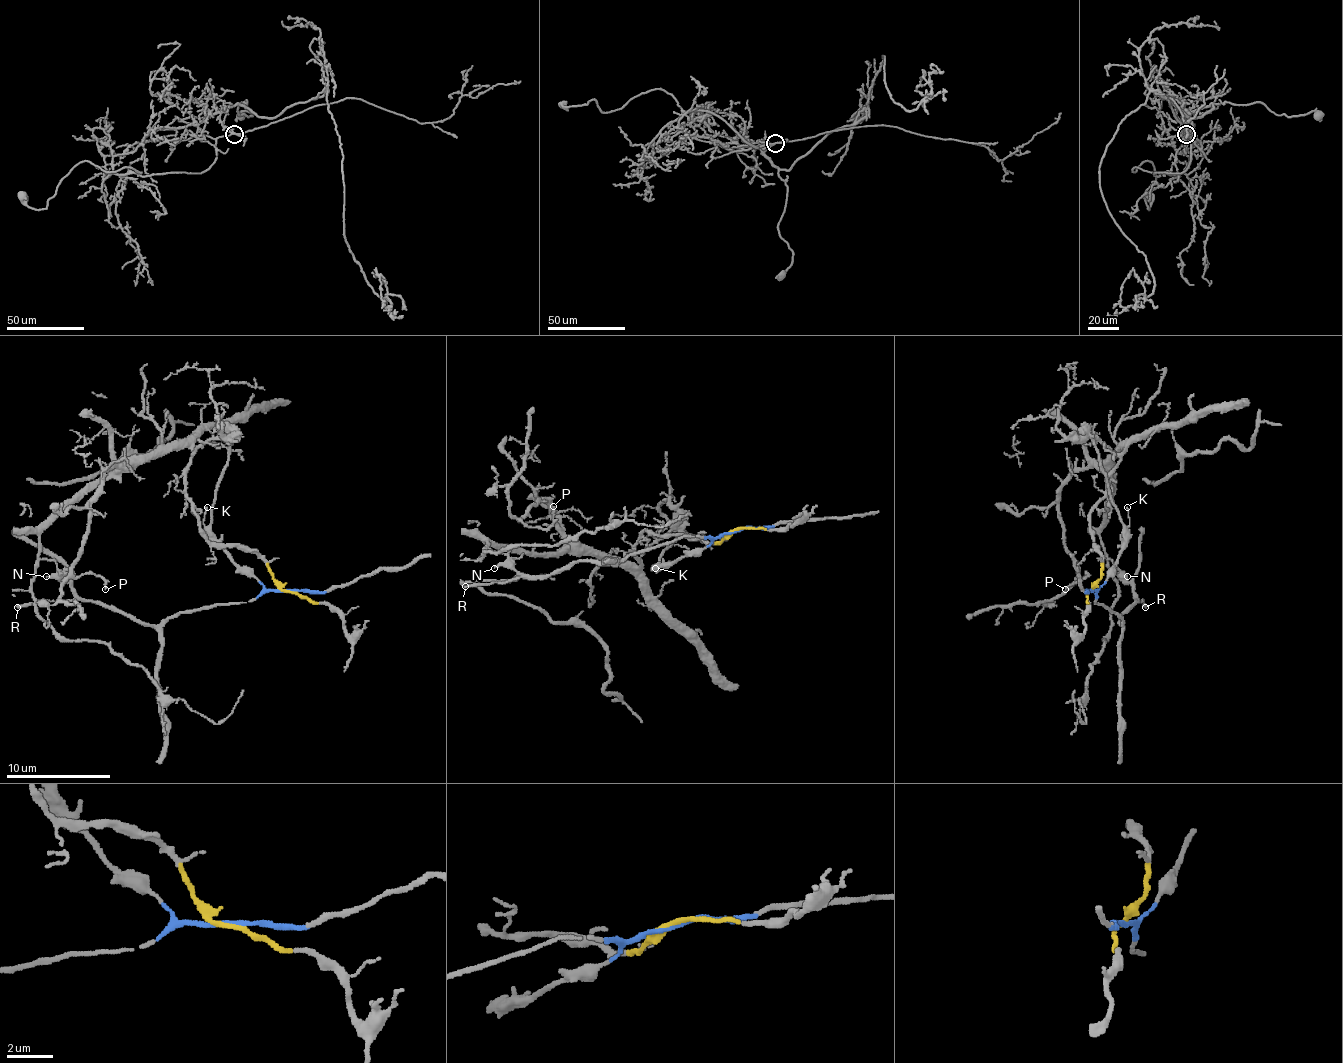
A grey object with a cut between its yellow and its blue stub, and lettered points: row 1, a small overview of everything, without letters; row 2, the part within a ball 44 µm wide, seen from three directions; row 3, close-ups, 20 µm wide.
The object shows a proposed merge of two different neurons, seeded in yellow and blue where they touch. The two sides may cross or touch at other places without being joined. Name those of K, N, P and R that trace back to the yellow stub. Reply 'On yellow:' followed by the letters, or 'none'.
On yellow: P

